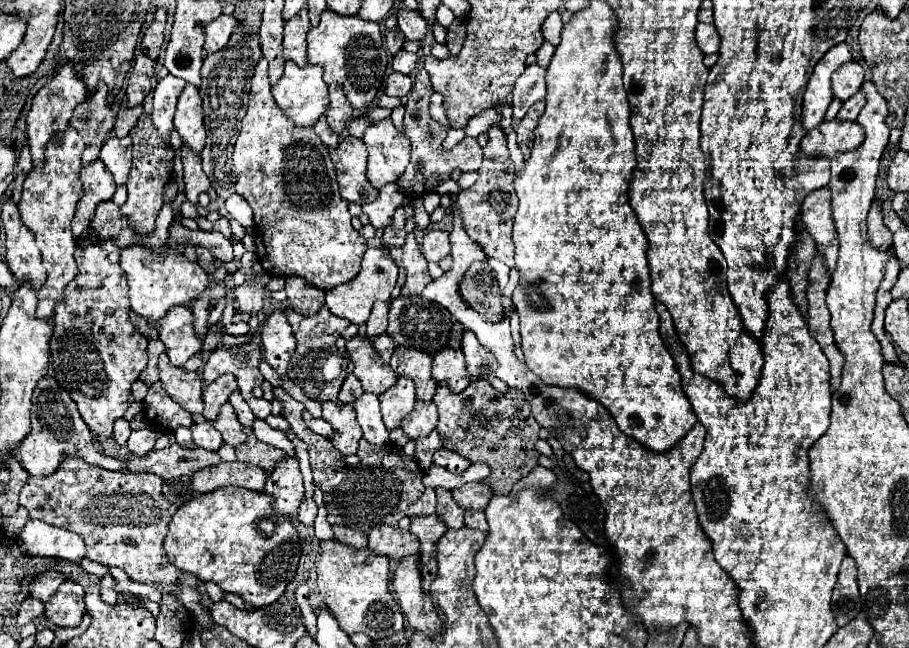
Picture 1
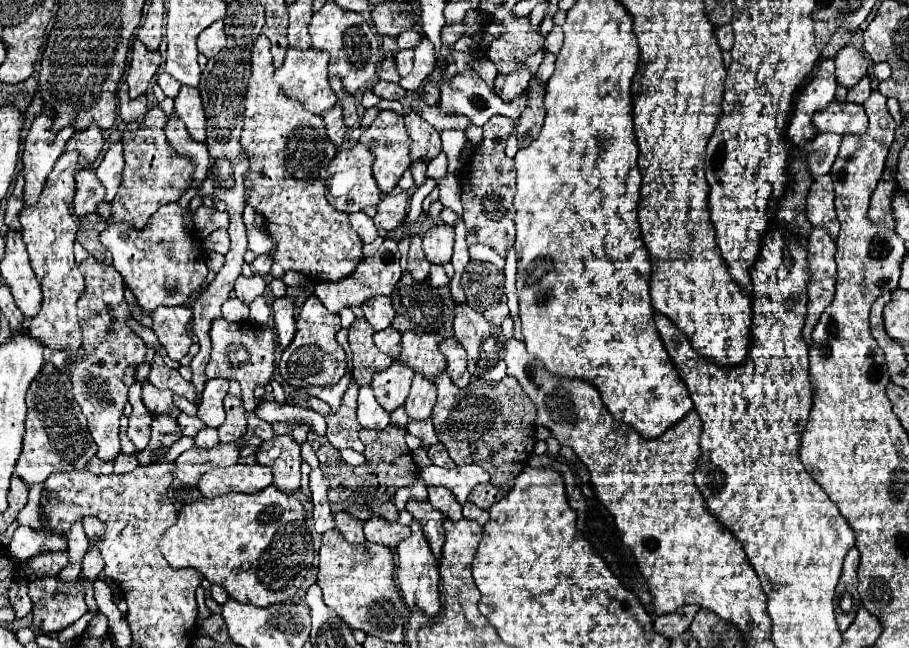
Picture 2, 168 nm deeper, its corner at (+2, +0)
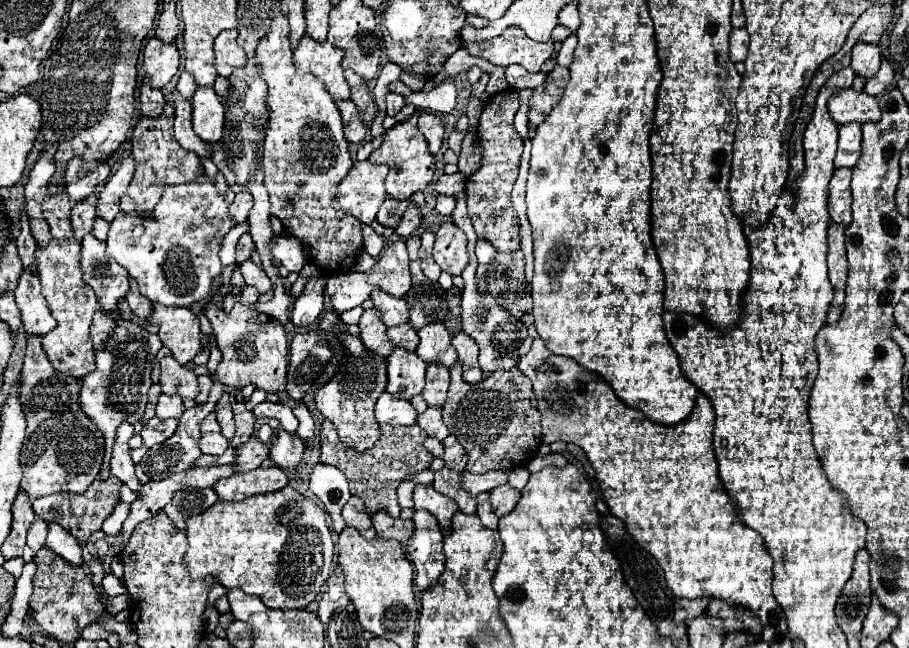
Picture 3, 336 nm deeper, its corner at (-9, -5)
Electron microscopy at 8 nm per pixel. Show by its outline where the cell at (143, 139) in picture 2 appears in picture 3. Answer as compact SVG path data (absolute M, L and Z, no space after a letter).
M166 104L164 112L158 118L140 118L140 122L134 126L132 156L136 160L136 172L134 172L134 178L132 178L126 194L120 200L122 212L150 214L154 210L156 202L160 202L166 186L196 182L196 178L200 178L204 174L200 156L196 152L188 152L188 150L176 146L176 140L172 138L172 122L174 122L174 108L170 104Z

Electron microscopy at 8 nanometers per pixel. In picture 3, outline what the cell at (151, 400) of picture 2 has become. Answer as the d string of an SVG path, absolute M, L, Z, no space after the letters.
M160 394L158 404L156 404L156 416L158 418L180 418L184 414L184 404L178 396L168 396Z

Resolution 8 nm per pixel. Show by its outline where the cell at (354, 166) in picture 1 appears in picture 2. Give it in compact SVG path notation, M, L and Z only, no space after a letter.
M357 143L353 149L343 149L335 155L335 159L329 165L329 177L327 177L327 201L333 203L343 213L355 213L363 211L369 205L377 205L381 201L381 191L377 189L377 181L371 173L373 165L373 153L365 149L365 145Z

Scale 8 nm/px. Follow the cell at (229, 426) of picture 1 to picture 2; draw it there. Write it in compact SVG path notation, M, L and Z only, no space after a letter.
M227 395L227 397L223 399L223 405L225 405L227 419L225 419L225 423L217 429L221 443L233 443L233 441L243 439L243 435L247 433L247 419L245 419L243 401L241 401L239 397Z

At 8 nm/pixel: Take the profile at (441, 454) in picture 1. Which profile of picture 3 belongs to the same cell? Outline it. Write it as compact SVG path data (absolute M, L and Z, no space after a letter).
M452 434L446 436L446 440L442 444L444 444L444 458L442 460L444 460L446 468L450 468L454 472L462 472L466 466L466 460L468 460L462 446L456 442L456 438Z

